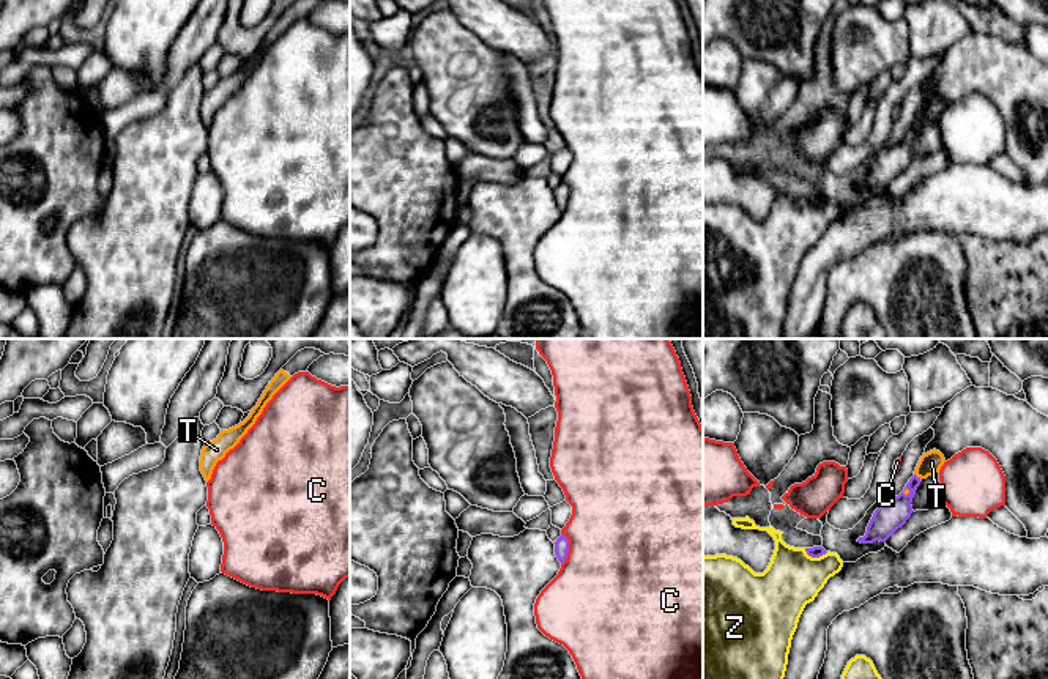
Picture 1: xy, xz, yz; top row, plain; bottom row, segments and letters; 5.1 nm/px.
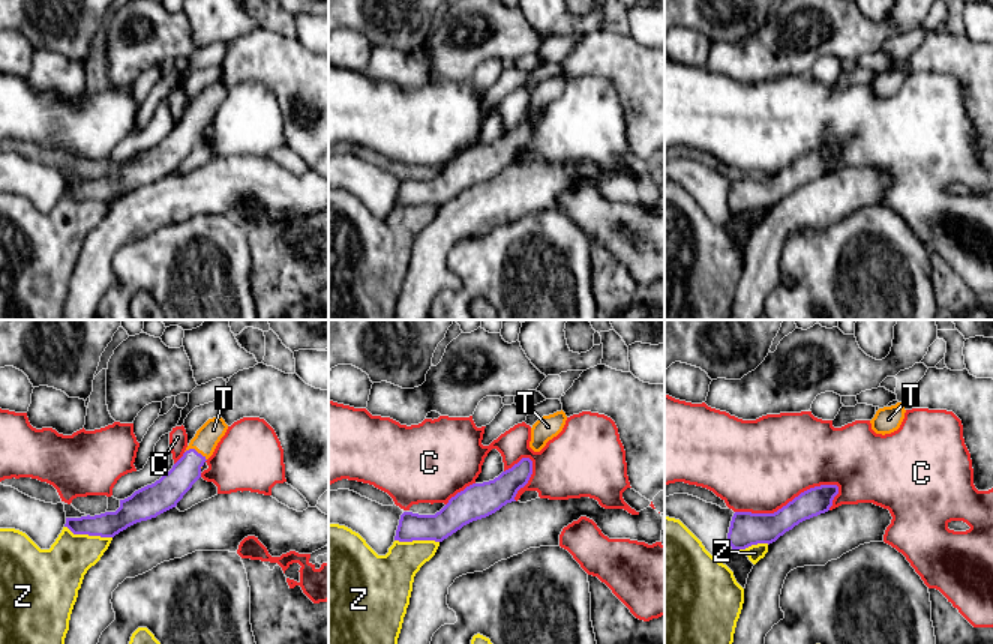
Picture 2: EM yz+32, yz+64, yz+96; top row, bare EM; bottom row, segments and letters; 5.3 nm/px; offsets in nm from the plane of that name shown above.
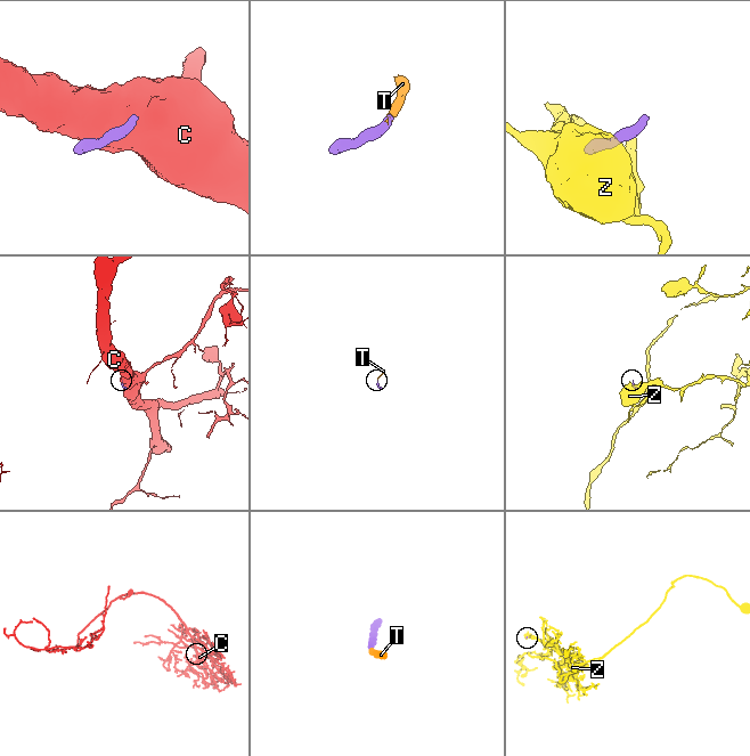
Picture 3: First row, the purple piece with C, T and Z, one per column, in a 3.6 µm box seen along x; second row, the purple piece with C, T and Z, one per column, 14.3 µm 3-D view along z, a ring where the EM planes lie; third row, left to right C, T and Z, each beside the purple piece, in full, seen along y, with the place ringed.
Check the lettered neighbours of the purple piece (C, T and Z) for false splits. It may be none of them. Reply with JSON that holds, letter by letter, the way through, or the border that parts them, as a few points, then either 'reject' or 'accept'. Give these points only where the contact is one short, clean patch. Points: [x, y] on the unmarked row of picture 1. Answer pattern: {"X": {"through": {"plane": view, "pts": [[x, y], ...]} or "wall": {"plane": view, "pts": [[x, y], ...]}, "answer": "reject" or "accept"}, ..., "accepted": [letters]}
{"C": {"answer": "reject"}, "T": {"through": {"plane": "yz", "pts": [[889, 163], [903, 148], [916, 123], [930, 111]]}, "answer": "accept"}, "Z": {"answer": "reject"}, "accepted": ["T"]}

